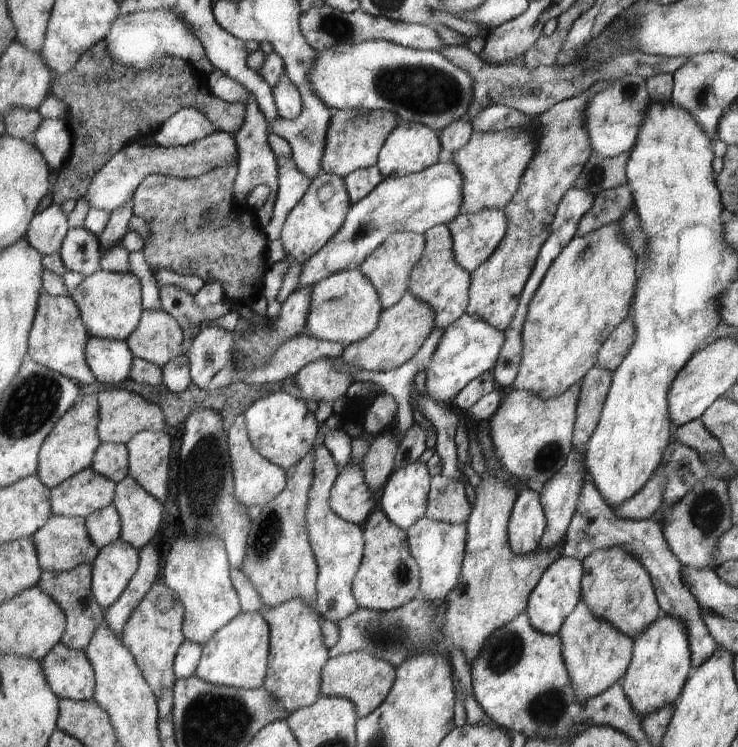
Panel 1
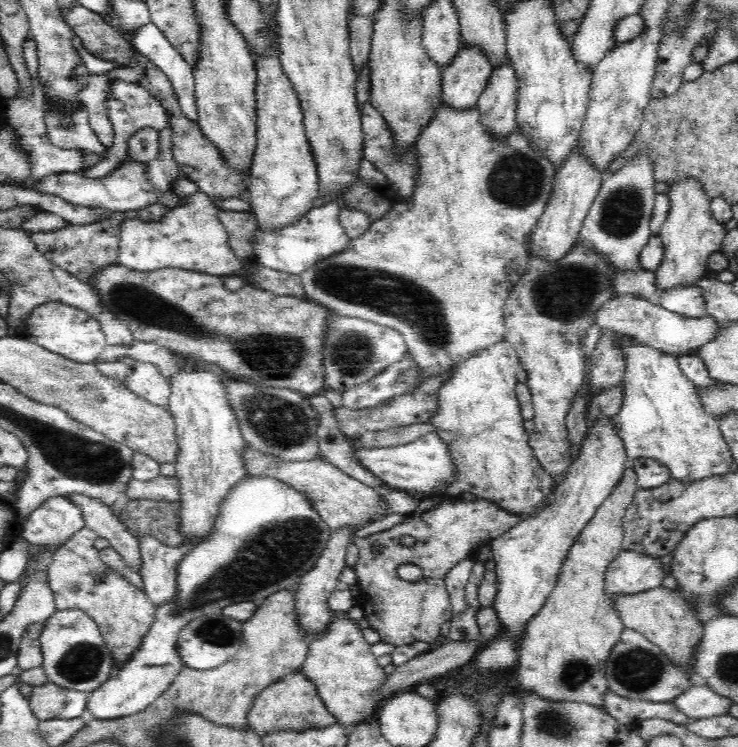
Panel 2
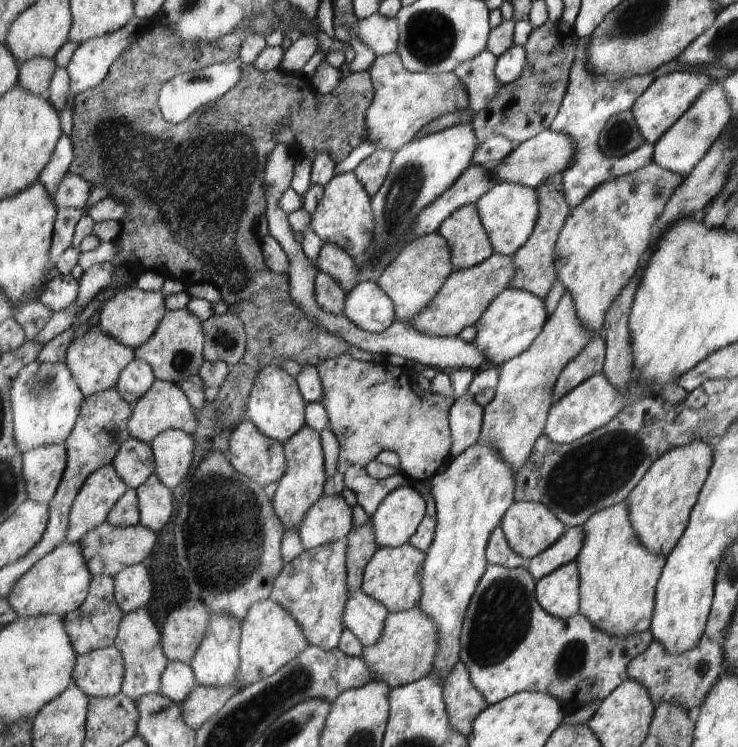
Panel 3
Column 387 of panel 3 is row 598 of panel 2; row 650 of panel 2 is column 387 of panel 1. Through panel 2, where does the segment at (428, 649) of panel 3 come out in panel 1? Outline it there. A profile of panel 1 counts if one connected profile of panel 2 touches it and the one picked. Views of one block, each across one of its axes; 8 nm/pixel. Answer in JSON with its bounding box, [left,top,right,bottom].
[321,652,397,718]

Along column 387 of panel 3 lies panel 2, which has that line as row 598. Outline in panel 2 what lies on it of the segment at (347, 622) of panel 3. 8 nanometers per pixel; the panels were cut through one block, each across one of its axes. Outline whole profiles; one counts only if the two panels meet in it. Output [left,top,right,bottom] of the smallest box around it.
[604,549,664,612]

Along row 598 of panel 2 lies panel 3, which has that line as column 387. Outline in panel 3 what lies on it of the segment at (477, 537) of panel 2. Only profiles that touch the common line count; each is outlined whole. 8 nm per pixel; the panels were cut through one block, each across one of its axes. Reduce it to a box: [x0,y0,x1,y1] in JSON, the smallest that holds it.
[317,355,456,483]

